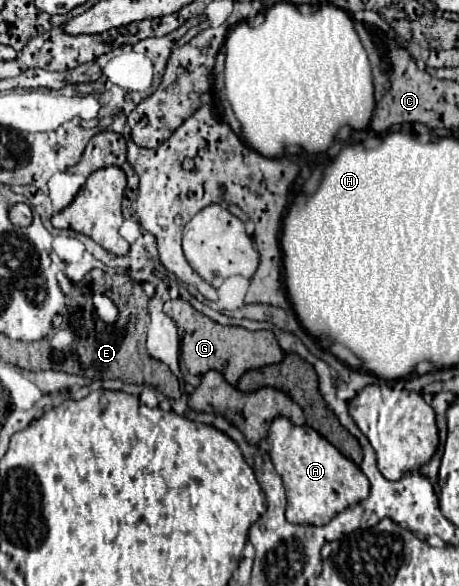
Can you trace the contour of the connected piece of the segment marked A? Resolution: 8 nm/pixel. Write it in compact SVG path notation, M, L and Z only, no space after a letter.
M276 418L268 432L270 458L280 474L286 496L286 520L292 524L312 524L324 526L338 512L354 502L364 500L370 494L370 482L362 470L342 456L324 436L320 436L310 426L296 426L288 418Z

